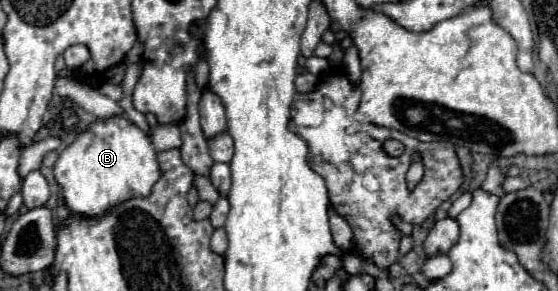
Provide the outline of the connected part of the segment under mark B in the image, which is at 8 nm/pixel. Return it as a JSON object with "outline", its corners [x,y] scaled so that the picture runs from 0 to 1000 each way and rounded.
{"outline":[[[222,392],[172,412],[122,495],[97,564],[97,605],[129,735],[183,742],[233,674],[262,674],[283,625],[287,577],[269,474]]]}

